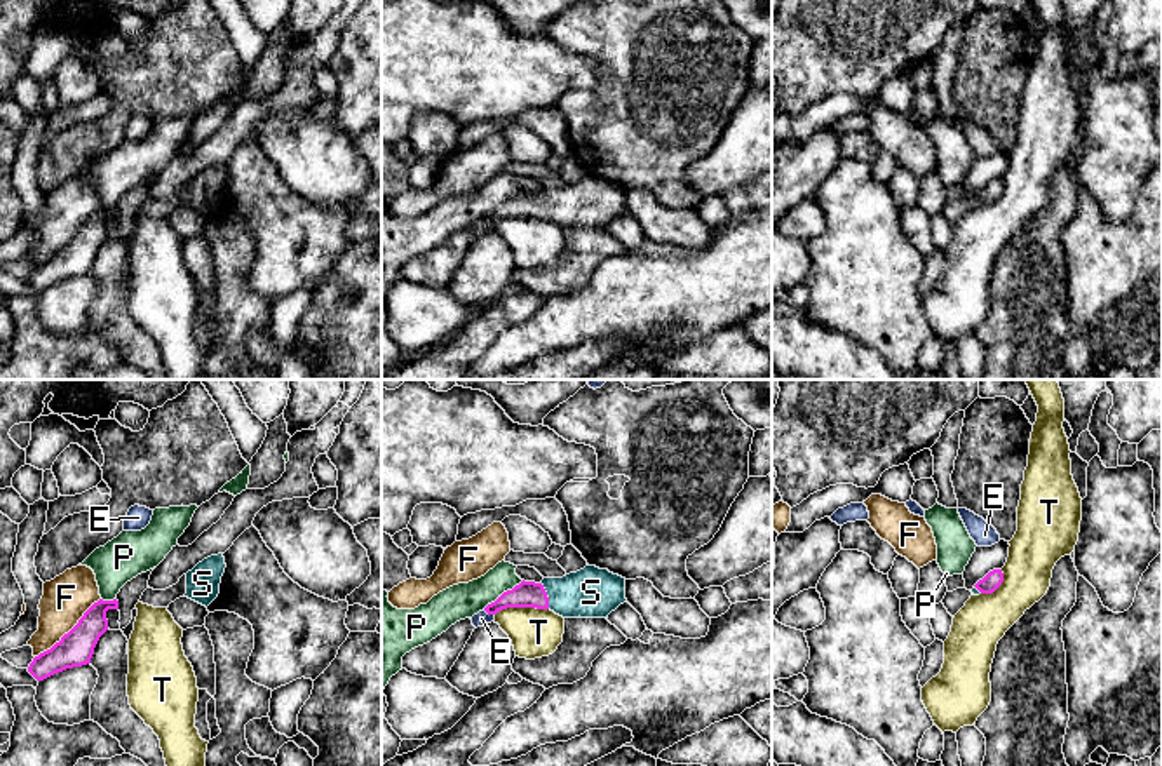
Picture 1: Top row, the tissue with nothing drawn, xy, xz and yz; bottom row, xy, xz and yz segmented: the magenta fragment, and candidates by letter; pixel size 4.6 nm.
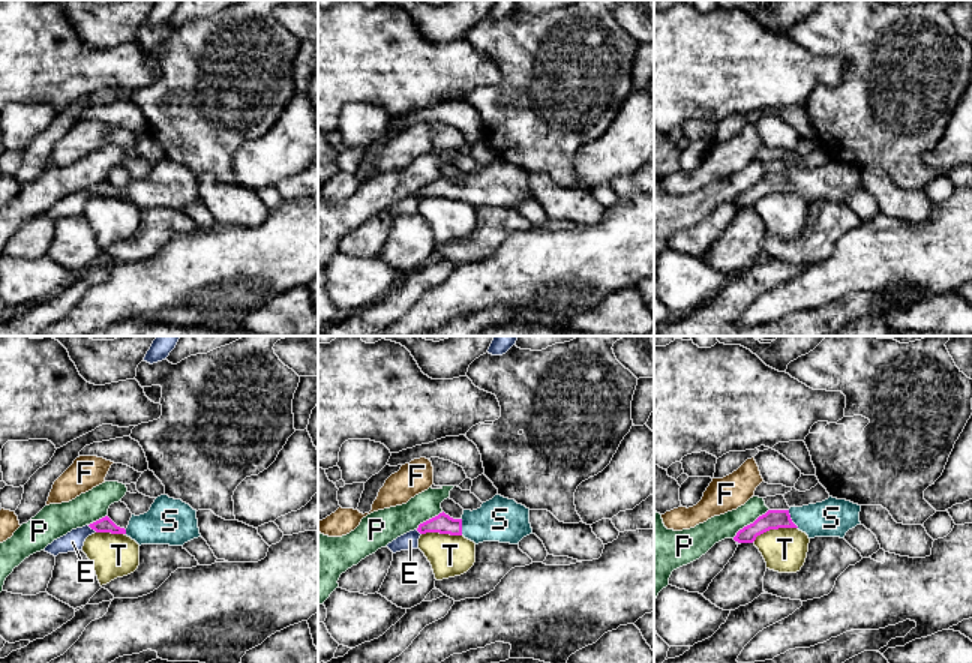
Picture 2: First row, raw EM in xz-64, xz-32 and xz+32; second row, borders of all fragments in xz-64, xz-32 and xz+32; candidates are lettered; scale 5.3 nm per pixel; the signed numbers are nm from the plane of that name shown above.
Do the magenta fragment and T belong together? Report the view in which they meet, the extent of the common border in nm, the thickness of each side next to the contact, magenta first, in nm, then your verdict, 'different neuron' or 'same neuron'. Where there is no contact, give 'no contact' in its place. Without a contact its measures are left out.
meets magenta in xz; contact 260 nm long; 130 nm thick on the magenta side, 220 nm on the other; different neuron

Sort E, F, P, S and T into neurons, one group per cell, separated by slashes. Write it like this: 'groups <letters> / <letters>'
groups E / F / P / S / T

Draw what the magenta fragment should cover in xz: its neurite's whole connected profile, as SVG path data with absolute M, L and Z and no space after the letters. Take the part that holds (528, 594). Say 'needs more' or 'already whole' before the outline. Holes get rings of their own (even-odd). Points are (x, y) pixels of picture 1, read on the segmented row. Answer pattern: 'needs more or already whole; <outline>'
needs more; M587 564L563 578L544 578L540 583L523 580L484 611L497 615L507 608L537 608L563 618L608 618L624 602L625 578Z

